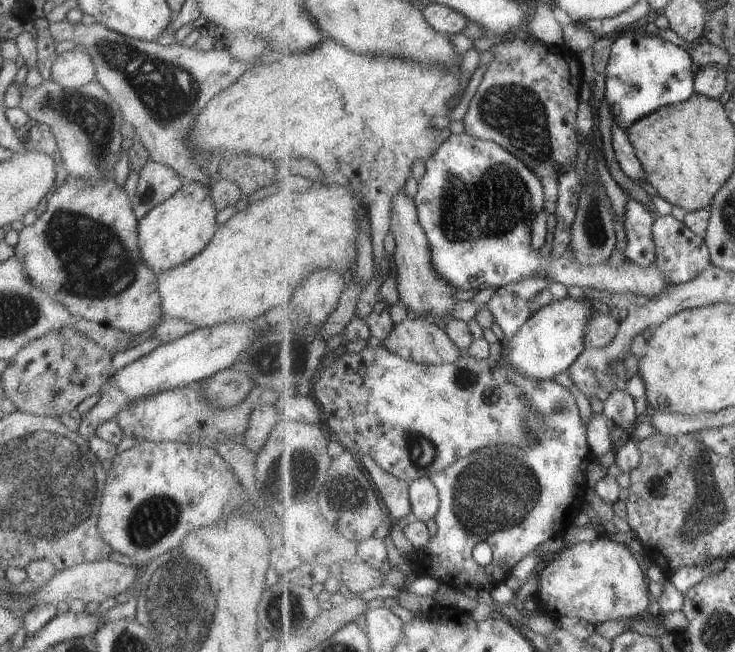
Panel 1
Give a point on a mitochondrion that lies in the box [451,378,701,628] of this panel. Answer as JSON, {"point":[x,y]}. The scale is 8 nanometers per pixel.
{"point":[525,430]}

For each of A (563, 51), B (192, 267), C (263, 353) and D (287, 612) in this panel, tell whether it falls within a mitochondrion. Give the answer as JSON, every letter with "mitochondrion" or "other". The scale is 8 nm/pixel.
{"A":"other","B":"other","C":"other","D":"mitochondrion"}

